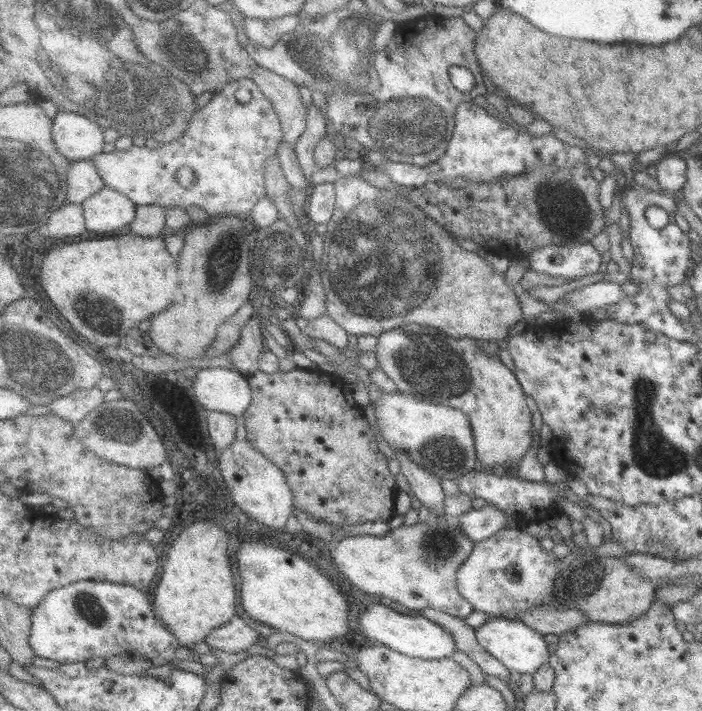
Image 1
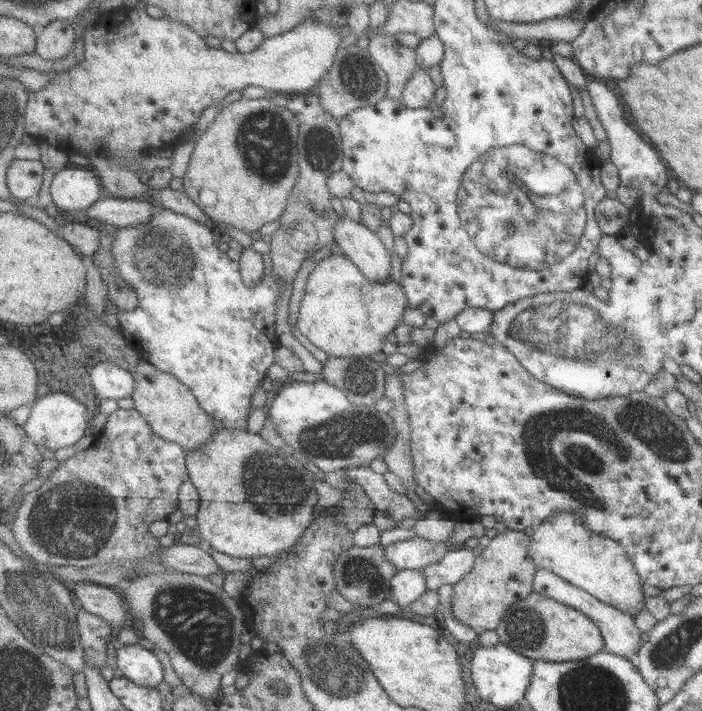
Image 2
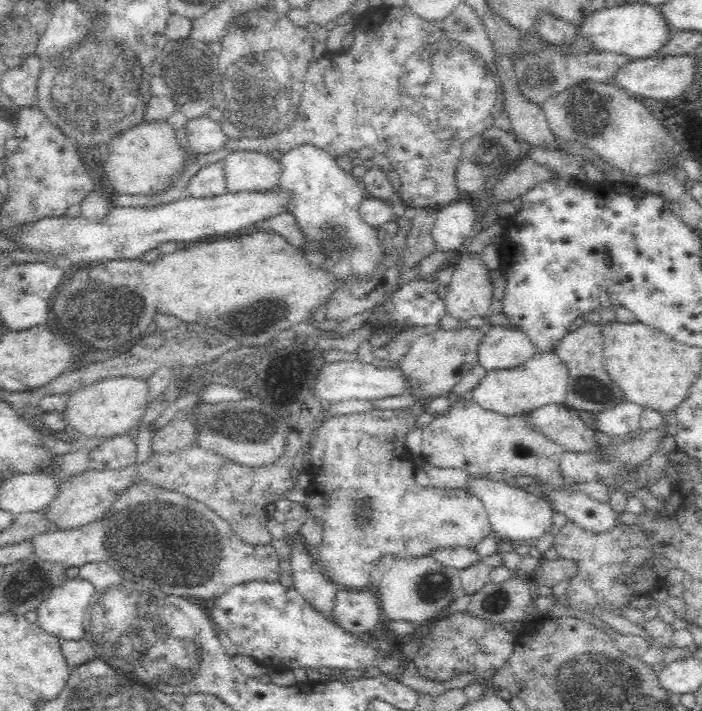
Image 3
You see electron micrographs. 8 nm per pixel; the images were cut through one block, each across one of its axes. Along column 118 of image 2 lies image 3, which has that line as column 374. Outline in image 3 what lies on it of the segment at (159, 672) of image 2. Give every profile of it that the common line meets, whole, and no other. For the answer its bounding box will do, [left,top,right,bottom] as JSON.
[207,581,400,674]

